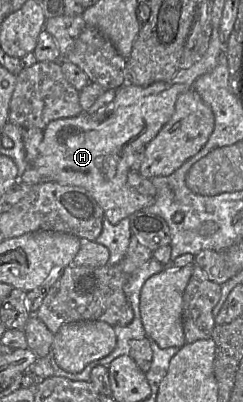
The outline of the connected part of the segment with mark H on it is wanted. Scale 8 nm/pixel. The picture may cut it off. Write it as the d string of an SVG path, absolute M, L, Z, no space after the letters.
M212 27L209 47L203 58L189 68L180 68L172 79L155 82L145 87L126 82L115 90L114 100L104 110L93 115L83 112L76 117L51 121L44 129L39 155L30 166L48 169L50 181L86 189L103 209L105 218L114 225L135 212L153 205L155 197L142 195L128 184L127 176L131 170L133 155L137 149L145 147L169 121L178 96L192 89L192 85L200 76L215 68L222 51L224 51L224 44L220 39L220 30Z

